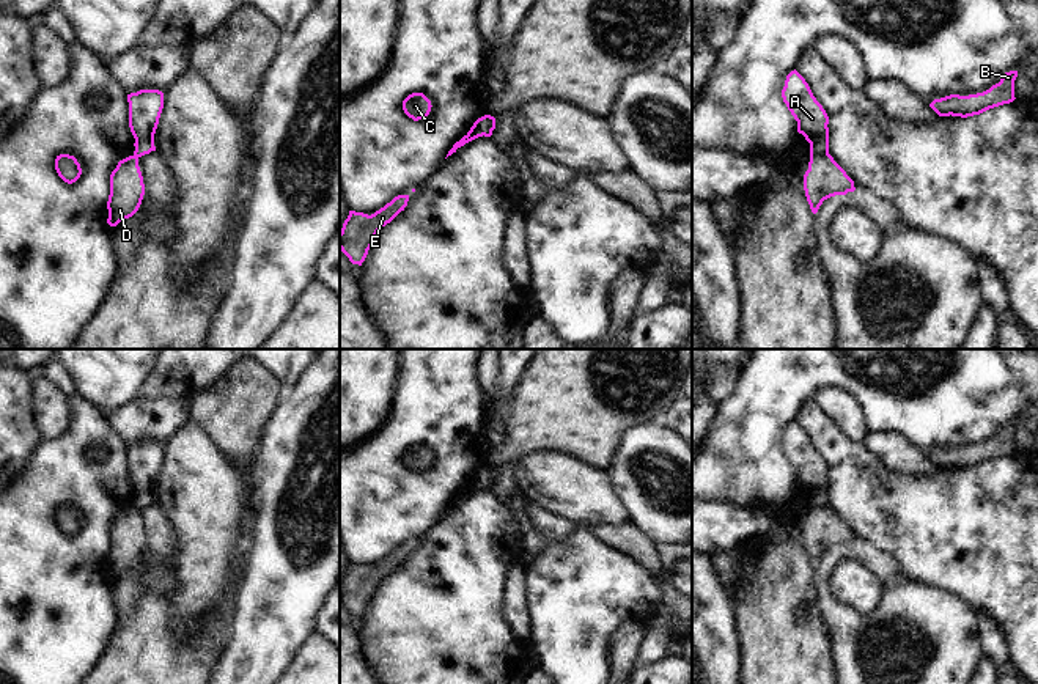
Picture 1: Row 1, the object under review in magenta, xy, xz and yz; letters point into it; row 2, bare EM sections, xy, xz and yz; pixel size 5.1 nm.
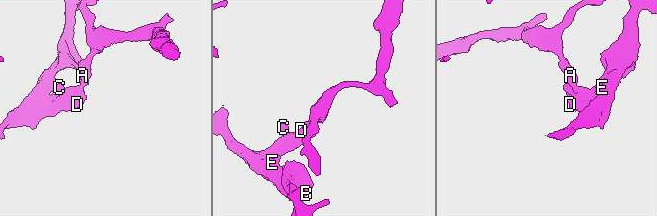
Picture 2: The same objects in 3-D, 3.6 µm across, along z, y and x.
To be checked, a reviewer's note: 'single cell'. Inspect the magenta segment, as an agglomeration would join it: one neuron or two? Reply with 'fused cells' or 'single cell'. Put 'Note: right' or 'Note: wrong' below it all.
fused cells
Note: wrong

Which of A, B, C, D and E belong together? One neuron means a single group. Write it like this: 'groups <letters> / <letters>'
groups A / B C D E

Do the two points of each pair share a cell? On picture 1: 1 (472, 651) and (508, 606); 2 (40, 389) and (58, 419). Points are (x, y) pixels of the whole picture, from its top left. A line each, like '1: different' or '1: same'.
1: different
2: same

